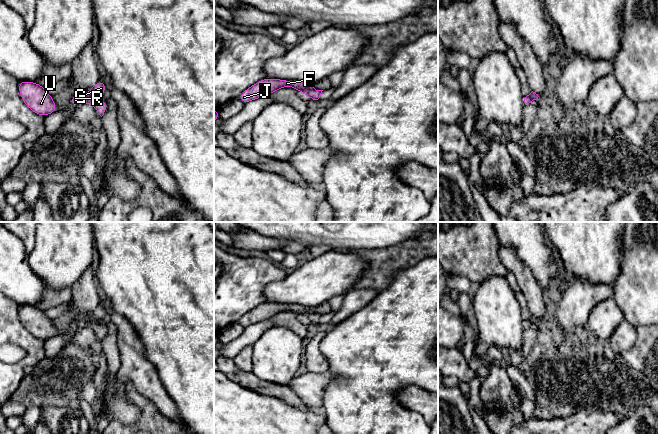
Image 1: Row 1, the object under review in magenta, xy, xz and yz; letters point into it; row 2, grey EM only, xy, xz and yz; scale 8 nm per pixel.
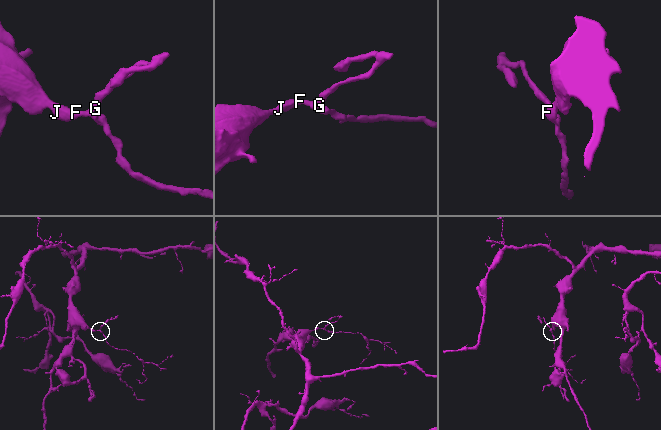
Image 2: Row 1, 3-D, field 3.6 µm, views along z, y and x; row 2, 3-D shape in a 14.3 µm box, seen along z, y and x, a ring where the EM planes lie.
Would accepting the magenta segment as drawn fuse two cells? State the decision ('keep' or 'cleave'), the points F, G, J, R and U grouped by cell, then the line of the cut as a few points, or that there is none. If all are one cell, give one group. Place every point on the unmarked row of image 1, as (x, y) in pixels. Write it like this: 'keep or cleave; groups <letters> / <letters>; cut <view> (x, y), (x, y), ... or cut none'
cleave; groups F J R U / G; cut xy (83, 319), (86, 321), (97, 321)

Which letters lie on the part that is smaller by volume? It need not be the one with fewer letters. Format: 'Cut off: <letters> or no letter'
Cut off: G

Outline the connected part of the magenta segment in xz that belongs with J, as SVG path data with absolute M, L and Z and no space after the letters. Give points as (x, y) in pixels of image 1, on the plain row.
M266 301L263 304L248 311L238 323L246 328L252 324L272 318L276 314L284 311L292 311L300 315L302 318L306 318L309 314L313 313L313 307L305 307L298 304L289 305L283 303L271 303Z

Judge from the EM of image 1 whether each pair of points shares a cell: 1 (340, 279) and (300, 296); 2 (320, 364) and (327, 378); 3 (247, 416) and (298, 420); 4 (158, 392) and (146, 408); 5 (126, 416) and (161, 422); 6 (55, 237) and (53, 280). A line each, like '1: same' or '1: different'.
1: same
2: different
3: same
4: different
5: different
6: same

